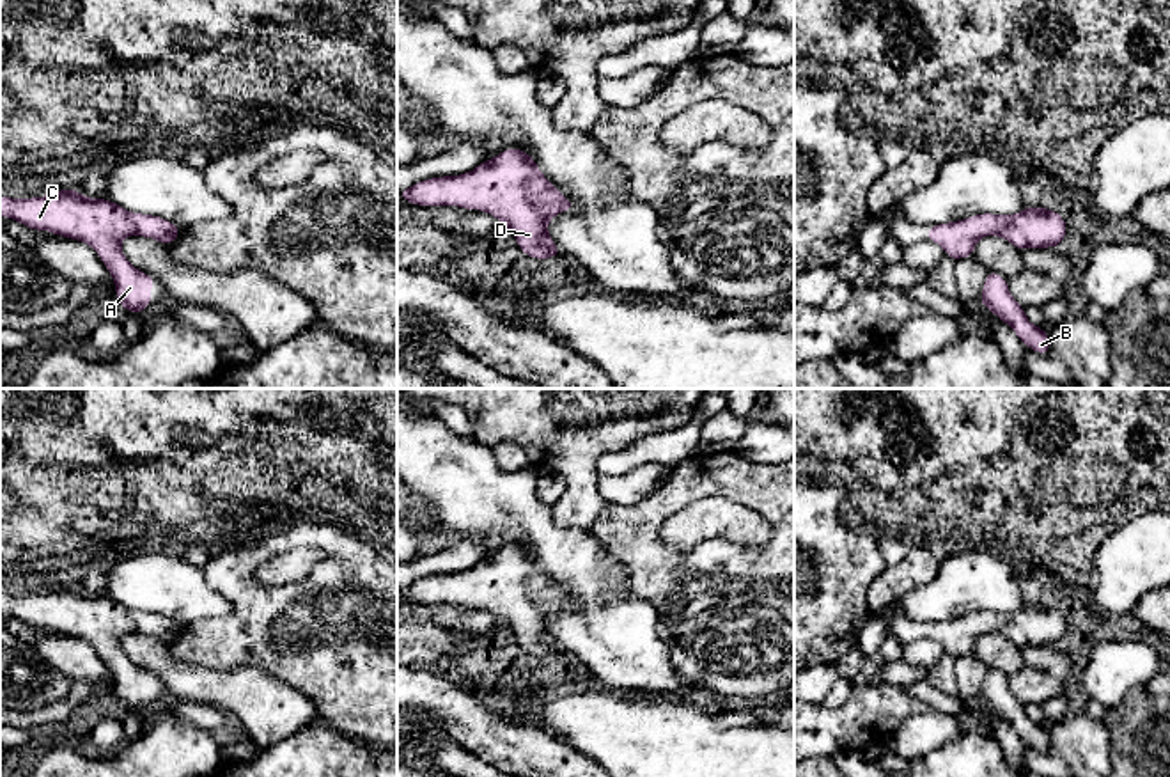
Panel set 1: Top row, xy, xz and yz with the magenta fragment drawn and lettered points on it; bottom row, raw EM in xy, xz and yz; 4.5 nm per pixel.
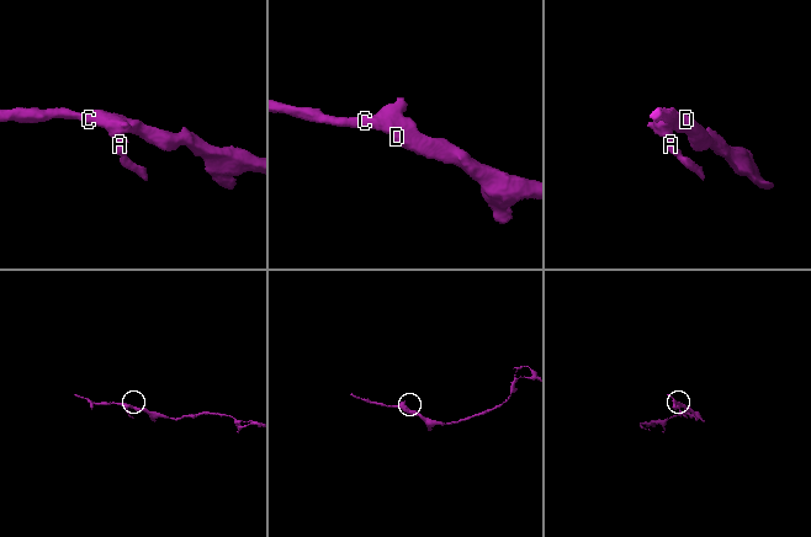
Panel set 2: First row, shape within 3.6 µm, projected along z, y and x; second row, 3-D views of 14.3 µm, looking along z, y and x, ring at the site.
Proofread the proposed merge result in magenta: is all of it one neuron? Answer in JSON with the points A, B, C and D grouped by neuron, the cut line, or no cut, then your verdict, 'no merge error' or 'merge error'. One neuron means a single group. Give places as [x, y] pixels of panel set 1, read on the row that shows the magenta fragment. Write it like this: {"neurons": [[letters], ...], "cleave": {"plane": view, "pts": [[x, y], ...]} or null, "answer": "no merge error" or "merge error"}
{"neurons": [["A", "B", "C", "D"]], "cleave": null, "answer": "no merge error"}

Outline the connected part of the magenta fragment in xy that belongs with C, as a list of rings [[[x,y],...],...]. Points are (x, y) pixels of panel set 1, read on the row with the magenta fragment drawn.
[[[73,188],[30,199],[0,195],[0,215],[34,231],[48,231],[90,245],[115,282],[117,300],[126,312],[135,314],[152,305],[151,287],[156,280],[124,257],[121,241],[133,234],[170,245],[181,232],[165,218],[129,213],[108,199],[89,199]]]

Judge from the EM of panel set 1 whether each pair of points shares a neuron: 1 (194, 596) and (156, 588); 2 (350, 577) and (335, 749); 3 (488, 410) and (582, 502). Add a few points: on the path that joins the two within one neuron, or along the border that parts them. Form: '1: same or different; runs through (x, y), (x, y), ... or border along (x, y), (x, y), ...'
1: same; runs through (185, 596), (174, 588), (165, 588)
2: different; border along (323, 721), (348, 737), (376, 745)
3: same; runs through (518, 414), (577, 472)

